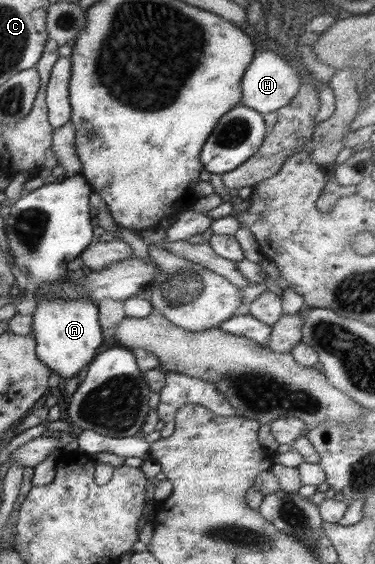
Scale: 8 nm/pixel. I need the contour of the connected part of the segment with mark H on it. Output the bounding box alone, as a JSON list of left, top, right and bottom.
[239,50,303,115]

